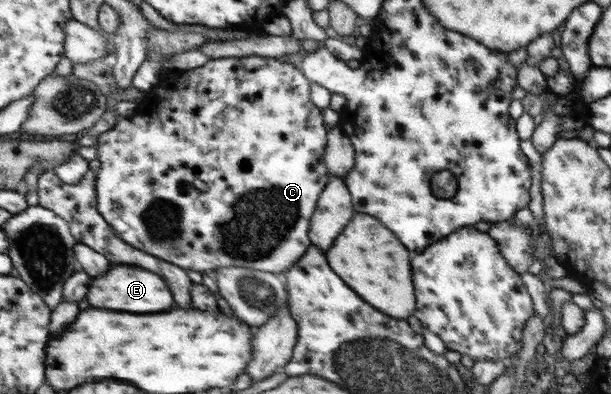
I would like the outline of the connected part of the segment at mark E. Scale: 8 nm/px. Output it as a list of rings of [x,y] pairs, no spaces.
[[[119,264],[117,267],[113,267],[109,273],[105,273],[103,277],[93,279],[87,299],[93,307],[129,311],[129,313],[161,313],[161,311],[169,311],[175,307],[173,293],[167,287],[165,279],[157,273],[151,273],[151,271],[135,267],[135,265]]]

